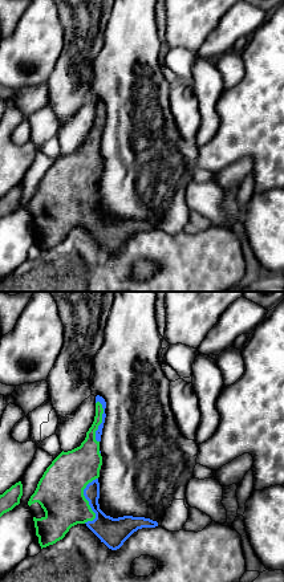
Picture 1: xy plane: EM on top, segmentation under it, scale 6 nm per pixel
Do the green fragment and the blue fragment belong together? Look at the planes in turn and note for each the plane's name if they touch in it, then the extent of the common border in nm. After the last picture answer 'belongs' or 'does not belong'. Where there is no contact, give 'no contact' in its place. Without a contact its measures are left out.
xy | 300 nm

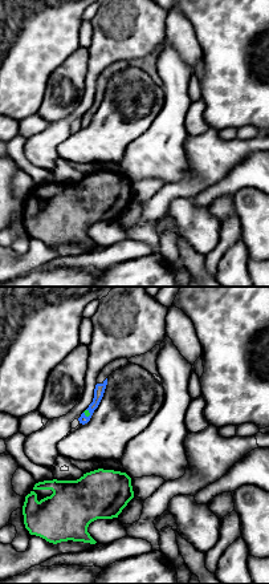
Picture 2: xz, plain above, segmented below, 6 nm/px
xz | 60 nm

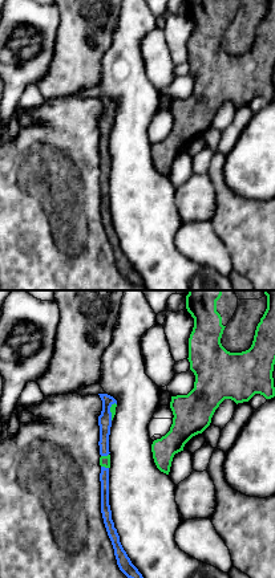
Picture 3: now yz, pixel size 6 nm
yz | 50 nm

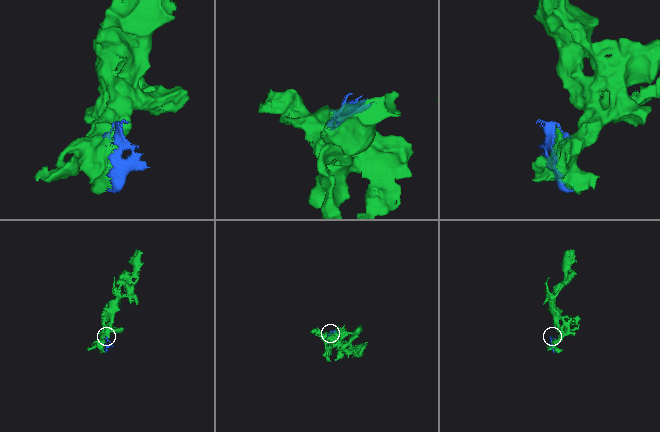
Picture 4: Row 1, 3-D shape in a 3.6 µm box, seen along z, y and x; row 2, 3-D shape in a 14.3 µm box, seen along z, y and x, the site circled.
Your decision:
belongs

